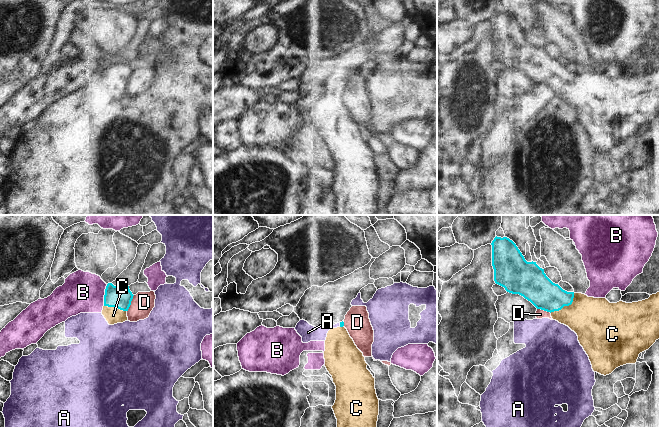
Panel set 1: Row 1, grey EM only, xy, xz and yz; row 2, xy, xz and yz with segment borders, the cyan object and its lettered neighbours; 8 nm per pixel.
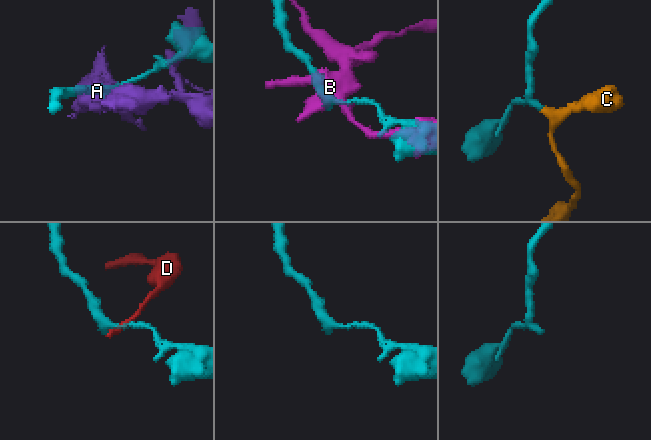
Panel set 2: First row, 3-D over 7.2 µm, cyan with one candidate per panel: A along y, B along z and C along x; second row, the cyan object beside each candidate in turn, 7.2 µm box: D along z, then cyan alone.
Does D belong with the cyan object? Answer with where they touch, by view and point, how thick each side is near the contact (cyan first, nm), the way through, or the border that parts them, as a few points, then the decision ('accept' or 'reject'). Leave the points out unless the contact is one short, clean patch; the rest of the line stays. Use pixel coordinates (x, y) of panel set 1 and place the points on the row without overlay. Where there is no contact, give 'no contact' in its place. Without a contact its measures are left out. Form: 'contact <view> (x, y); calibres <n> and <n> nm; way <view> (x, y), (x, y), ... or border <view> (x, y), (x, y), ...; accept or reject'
contact xy (130, 79); calibres 180 and 180 nm; border xy (134, 71), (127, 87); reject

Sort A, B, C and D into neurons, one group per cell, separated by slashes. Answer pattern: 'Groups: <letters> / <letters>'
Groups: A / B / C / D.

